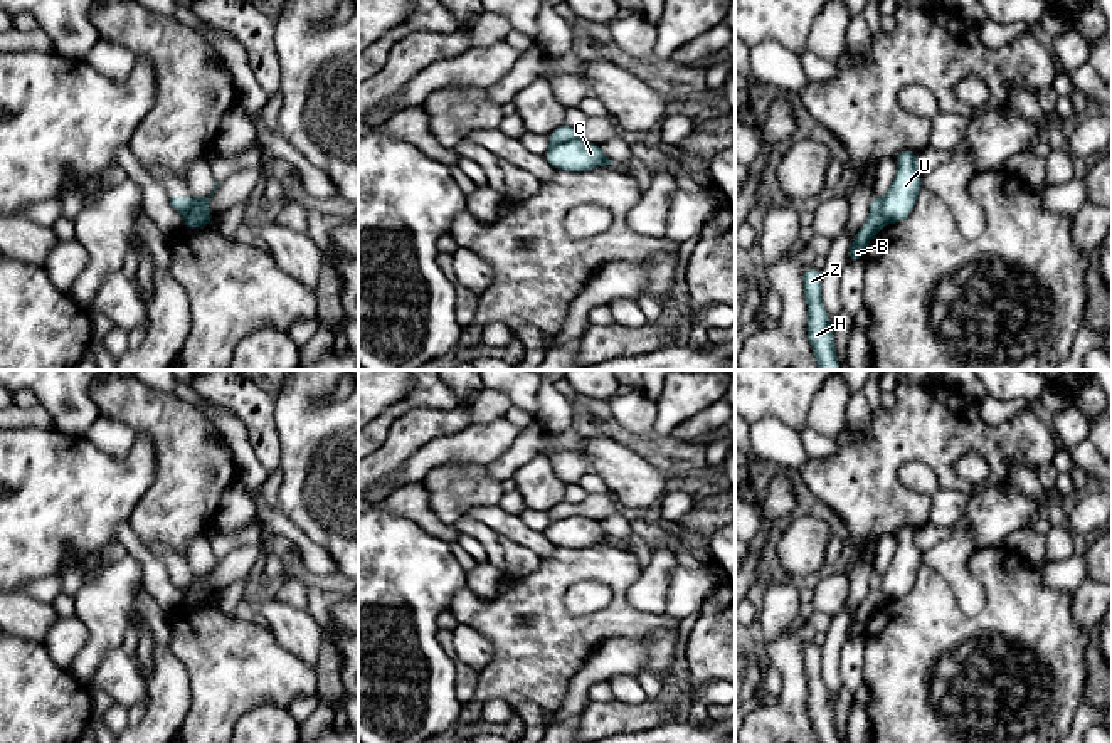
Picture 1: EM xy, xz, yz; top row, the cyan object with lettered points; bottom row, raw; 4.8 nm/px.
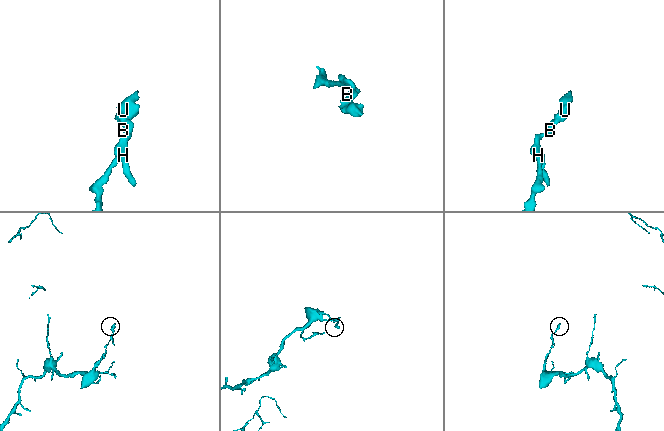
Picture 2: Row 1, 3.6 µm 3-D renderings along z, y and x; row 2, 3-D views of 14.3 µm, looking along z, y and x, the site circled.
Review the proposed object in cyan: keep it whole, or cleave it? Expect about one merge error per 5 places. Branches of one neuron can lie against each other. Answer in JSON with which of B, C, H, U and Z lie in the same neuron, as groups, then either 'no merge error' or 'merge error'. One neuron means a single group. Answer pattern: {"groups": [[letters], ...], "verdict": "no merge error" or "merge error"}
{"groups": [["B", "H", "Z"], ["C", "U"]], "verdict": "merge error"}

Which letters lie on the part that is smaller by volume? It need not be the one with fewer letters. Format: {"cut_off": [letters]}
{"cut_off": ["C", "U"]}

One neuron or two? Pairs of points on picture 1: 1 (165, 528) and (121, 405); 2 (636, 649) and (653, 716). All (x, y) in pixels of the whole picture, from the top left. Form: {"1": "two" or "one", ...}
{"1": "one", "2": "two"}

